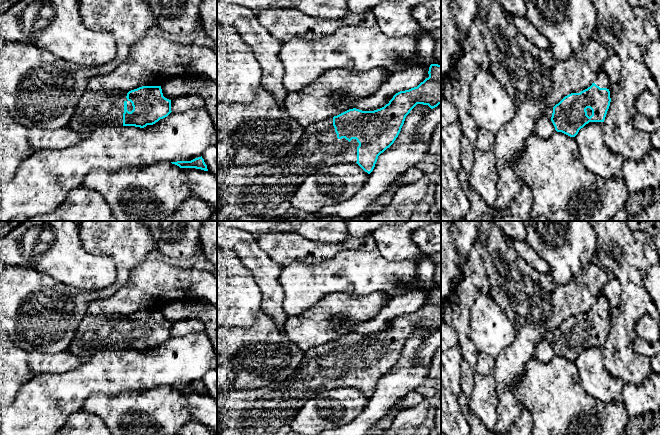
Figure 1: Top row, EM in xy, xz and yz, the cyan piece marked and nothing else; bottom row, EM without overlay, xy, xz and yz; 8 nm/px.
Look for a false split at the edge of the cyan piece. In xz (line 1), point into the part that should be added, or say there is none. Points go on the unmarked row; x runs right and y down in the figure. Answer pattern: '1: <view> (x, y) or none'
1: xz (269, 410)

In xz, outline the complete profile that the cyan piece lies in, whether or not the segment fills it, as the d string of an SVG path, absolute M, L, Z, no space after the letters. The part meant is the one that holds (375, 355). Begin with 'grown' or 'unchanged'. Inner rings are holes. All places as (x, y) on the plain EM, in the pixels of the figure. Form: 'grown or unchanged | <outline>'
grown | M431 288L429 301L417 311L396 317L384 331L374 335L349 333L337 340L312 347L303 352L303 358L296 371L285 381L273 383L258 389L237 391L225 388L217 393L217 421L221 435L287 435L291 420L302 405L310 398L328 388L357 387L367 400L373 395L378 380L389 372L398 361L406 340L417 329L428 329L431 333L441 328L441 289Z

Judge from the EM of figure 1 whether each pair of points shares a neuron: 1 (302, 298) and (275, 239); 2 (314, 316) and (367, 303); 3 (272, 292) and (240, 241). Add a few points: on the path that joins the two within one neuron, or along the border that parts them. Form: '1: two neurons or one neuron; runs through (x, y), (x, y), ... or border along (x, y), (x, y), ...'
1: two neurons; border along (311, 264), (290, 262), (283, 267)
2: one neuron; runs through (327, 315), (330, 312), (354, 309)
3: one neuron; runs through (268, 279), (264, 269), (251, 254)

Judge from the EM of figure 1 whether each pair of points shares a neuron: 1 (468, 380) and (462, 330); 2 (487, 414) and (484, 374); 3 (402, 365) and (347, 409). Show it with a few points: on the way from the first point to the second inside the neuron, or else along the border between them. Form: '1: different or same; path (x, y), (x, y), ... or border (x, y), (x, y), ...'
1: same; path (468, 368), (468, 350), (464, 342)
2: same; path (484, 404), (484, 384)
3: different; border (368, 400), (366, 403)

